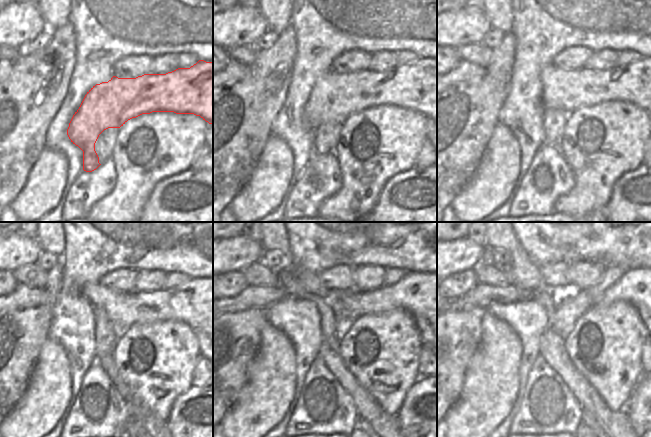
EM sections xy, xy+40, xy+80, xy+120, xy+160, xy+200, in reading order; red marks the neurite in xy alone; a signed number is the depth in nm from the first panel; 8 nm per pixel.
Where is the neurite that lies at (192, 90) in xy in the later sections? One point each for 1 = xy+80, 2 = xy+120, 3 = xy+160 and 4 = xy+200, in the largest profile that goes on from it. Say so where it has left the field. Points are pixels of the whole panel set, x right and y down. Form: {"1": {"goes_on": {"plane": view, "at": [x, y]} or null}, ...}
{"1": {"goes_on": {"plane": "xy+80", "at": [640, 83]}}, "2": {"goes_on": {"plane": "xy+120", "at": [192, 302]}}, "3": {"goes_on": {"plane": "xy+160", "at": [416, 292]}}, "4": {"goes_on": {"plane": "xy+200", "at": [637, 286]}}}

